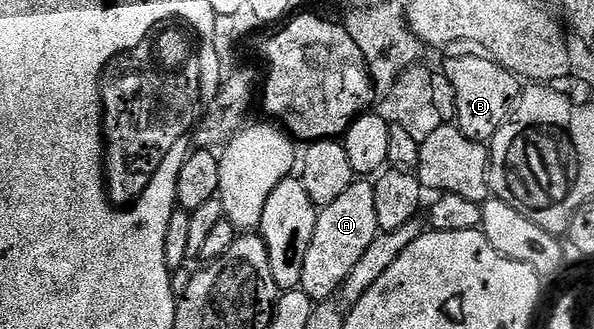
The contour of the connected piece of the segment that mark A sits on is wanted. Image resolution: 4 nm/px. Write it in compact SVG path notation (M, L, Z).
M368 179L353 180L352 185L334 199L334 203L319 210L314 239L310 242L310 251L306 251L306 267L302 267L299 289L313 303L335 298L341 292L346 275L350 275L354 263L362 259L366 247L374 243L379 232L378 211L374 211L374 184Z

